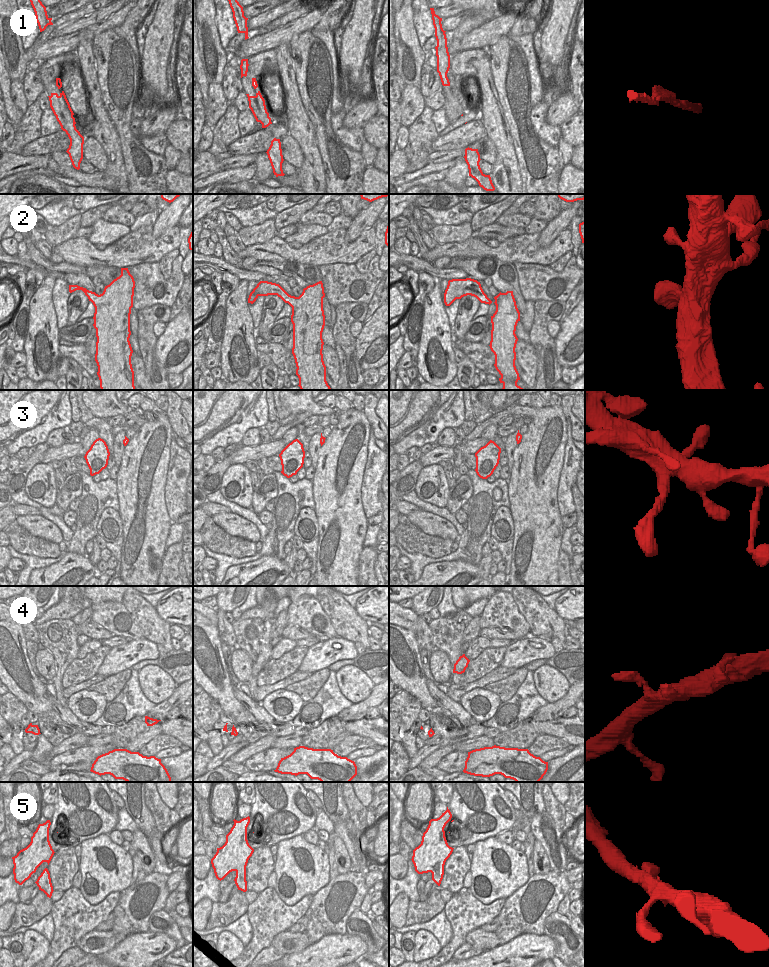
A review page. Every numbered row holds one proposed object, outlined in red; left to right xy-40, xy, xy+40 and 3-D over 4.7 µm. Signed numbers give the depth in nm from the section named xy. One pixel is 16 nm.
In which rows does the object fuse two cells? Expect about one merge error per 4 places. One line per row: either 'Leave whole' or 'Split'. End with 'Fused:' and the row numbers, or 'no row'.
1: Leave whole
2: Leave whole
3: Leave whole
4: Leave whole
5: Leave whole
Fused: no row.

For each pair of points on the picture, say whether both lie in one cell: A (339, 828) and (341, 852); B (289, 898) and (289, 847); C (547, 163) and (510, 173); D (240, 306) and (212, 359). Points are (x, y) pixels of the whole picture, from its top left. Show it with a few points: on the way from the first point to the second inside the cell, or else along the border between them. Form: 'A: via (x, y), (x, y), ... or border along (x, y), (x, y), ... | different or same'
A: border along (335, 833), (343, 842), (351, 859) | different
B: via (296, 886), (296, 862), (294, 860) | same
C: border along (514, 148), (522, 183) | different
D: border along (221, 353), (219, 366) | different

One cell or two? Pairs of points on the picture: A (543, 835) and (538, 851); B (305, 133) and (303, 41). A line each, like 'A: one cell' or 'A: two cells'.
A: two cells
B: two cells

